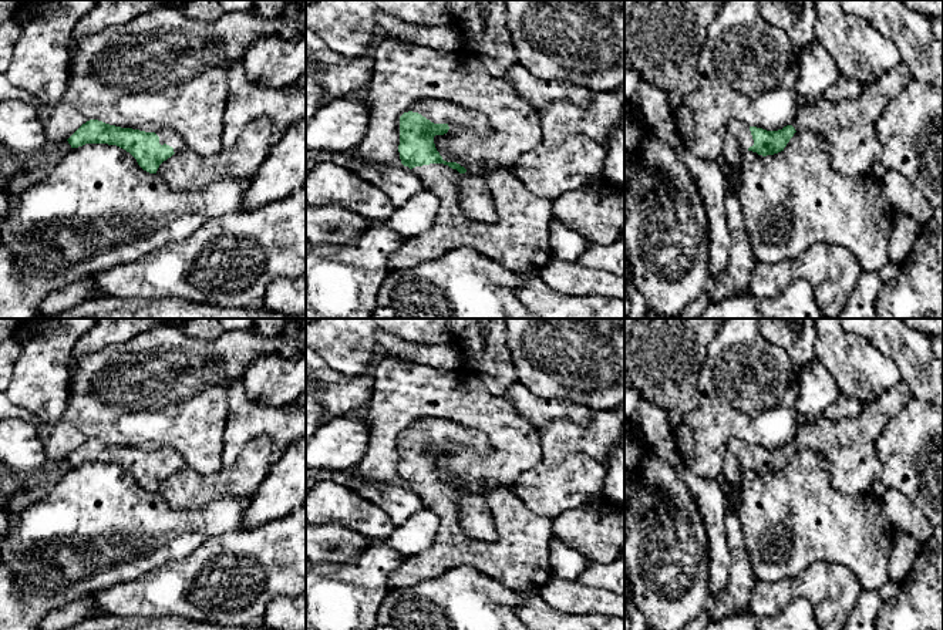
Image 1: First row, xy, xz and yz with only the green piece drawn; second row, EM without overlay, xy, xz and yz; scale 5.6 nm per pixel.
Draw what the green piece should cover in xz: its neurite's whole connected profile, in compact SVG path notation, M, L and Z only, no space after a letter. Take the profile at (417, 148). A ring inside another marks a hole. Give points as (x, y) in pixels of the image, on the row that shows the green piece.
M438 100L415 102L400 117L400 159L422 182L424 191L438 198L432 228L408 237L391 255L390 267L414 269L461 246L469 246L502 267L528 274L538 273L552 259L549 225L553 202L532 193L522 176L509 169L486 173L496 220L479 223L469 219L459 205L457 182L467 169L442 159L434 137L444 135L449 124L489 134L488 118Z

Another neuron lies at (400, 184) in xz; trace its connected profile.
M353 158L346 168L384 192L395 208L424 191L421 179L404 165L373 165Z

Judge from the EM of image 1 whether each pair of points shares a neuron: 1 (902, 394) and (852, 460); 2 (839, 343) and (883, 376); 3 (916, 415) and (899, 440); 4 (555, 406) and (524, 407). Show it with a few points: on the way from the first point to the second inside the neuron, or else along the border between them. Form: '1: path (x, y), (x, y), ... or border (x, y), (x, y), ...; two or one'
1: path (885, 408), (852, 442); one
2: path (851, 354), (872, 373); one
3: path (916, 421), (905, 434); one
4: path (548, 407), (531, 407); one

